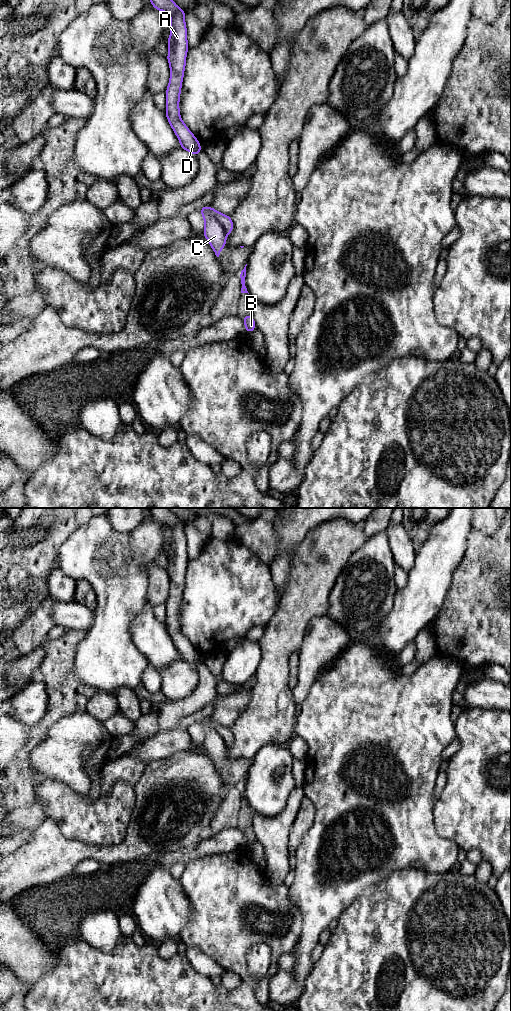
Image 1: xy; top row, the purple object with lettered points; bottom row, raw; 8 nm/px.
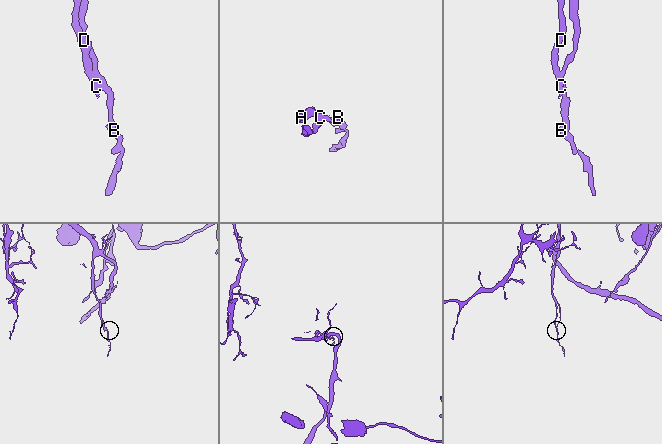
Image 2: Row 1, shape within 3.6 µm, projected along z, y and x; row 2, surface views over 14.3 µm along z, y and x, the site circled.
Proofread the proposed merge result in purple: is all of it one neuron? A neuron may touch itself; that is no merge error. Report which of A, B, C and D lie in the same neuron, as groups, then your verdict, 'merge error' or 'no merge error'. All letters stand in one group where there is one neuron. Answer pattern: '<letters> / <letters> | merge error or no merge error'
A C D / B | merge error

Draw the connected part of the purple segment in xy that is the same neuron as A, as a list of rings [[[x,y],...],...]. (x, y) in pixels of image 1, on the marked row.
[[[180,11],[171,17],[171,34],[167,39],[169,53],[167,60],[170,65],[170,81],[166,90],[166,117],[177,135],[180,147],[197,157],[203,150],[198,139],[181,120],[179,99],[186,65],[186,54],[189,49],[187,43],[187,29],[185,25],[185,11]]]

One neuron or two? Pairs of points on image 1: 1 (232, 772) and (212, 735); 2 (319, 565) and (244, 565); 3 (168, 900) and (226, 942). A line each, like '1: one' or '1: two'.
1: one
2: two
3: two

